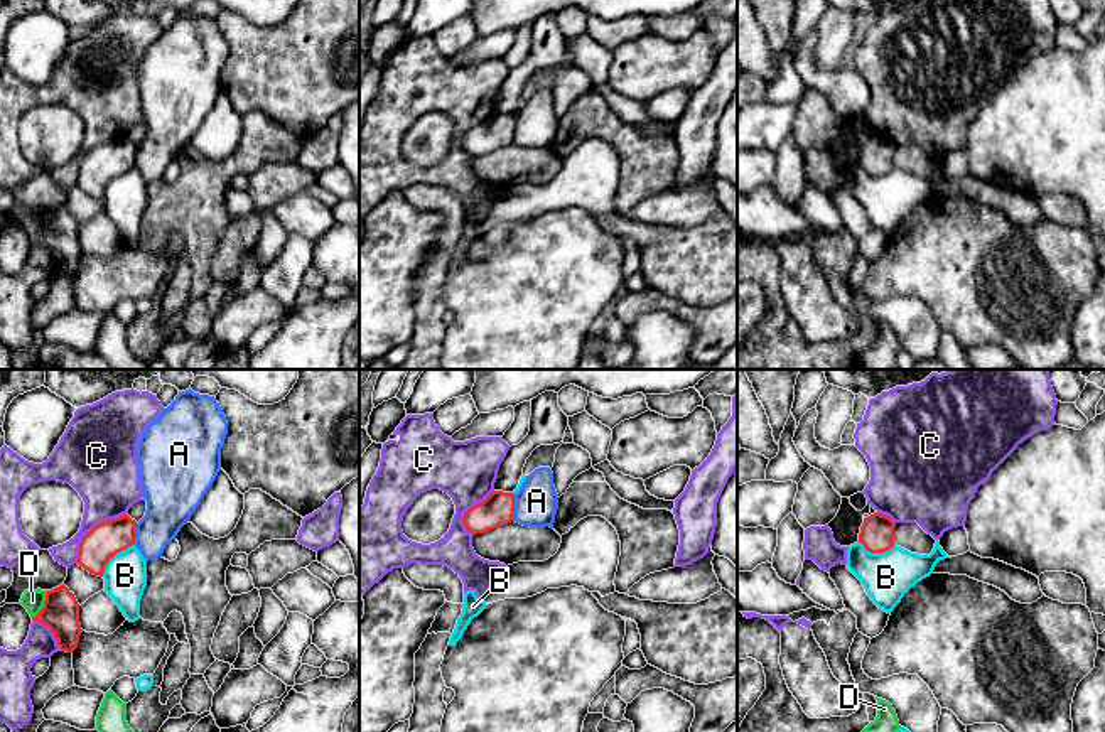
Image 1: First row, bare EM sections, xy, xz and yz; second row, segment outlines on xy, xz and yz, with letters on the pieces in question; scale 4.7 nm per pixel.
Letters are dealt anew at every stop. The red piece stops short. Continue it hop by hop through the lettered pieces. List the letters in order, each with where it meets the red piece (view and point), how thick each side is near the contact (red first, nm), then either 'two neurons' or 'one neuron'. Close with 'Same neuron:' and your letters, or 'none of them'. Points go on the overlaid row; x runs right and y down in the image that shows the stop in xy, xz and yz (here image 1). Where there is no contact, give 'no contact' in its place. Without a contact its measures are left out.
A: meets red in xz at (513, 508); 160 nm thick on the red side, 200 nm on the other; two neurons
B: meets red in xy at (113, 555); 170 nm thick on the red side, 200 nm on the other; two neurons
C: meets red in xy at (93, 528); 170 nm thick on the red side, 300 nm on the other; two neurons
D: meets red in xy at (44, 604); 180 nm thick on the red side, 100 nm on the other; two neurons
Same neuron: none of them

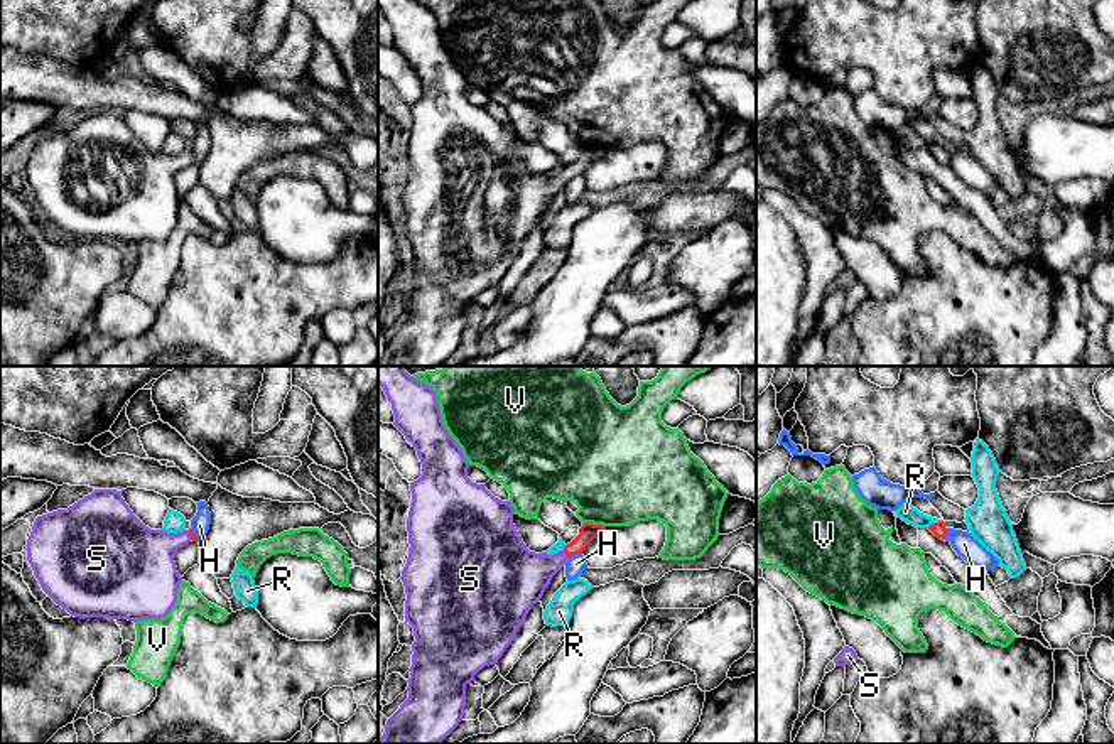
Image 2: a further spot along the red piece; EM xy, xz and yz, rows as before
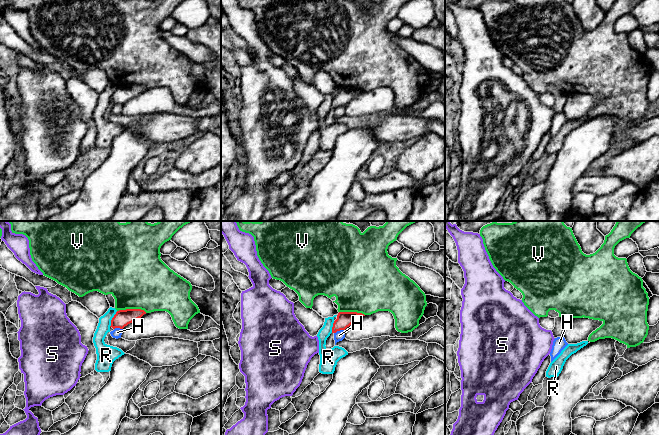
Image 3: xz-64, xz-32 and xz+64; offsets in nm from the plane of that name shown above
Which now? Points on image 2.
H: meets red in xz at (574, 554); 90 nm thick on the red side, 90 nm on the other; two neurons
R: meets red in yz at (934, 523); 70 nm thick on the red side, 80 nm on the other; two neurons
S: meets red in xz at (566, 552); 90 nm thick on the red side, 260 nm on the other; one neuron
V: meets red in xz at (594, 525); 90 nm thick on the red side, 460 nm on the other; two neurons
Same neuron: S

